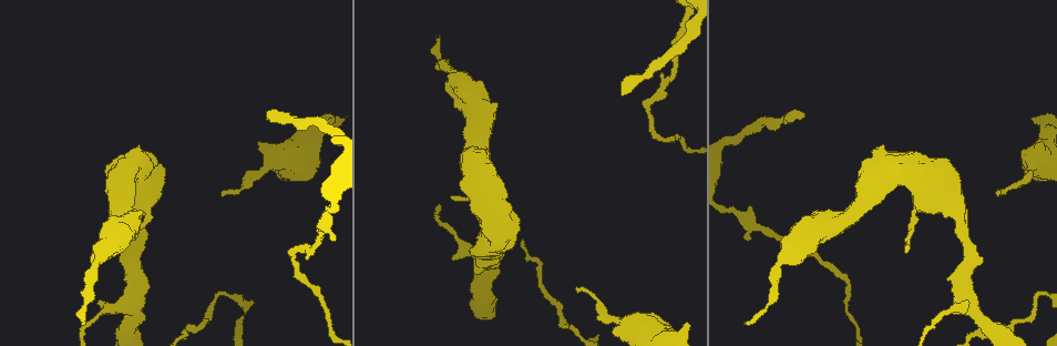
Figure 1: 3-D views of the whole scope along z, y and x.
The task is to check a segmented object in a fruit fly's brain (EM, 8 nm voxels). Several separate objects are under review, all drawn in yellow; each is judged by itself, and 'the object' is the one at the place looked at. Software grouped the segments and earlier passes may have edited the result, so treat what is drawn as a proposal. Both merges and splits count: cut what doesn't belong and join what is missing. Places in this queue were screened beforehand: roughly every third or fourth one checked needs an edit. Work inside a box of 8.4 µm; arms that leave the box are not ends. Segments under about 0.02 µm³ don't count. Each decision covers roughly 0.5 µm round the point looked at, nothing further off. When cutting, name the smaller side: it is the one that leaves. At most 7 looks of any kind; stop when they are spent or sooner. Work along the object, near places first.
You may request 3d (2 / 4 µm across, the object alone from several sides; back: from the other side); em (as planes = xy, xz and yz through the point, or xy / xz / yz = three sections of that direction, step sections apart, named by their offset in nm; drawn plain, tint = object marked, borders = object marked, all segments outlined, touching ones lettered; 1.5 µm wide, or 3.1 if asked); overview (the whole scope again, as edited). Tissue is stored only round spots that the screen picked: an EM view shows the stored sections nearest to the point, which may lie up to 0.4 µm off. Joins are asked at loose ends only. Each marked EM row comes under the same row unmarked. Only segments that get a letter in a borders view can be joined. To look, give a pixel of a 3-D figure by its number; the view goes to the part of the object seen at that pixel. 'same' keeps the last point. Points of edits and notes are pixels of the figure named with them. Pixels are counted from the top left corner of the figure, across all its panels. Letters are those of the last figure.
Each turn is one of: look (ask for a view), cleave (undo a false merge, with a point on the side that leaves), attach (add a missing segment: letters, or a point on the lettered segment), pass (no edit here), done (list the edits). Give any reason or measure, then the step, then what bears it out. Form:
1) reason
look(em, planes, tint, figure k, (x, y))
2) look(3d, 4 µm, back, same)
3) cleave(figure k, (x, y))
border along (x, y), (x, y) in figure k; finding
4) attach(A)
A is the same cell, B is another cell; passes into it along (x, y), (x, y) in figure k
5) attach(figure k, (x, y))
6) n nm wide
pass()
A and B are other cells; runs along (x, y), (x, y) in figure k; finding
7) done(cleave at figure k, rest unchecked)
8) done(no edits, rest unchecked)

branch stops here
look(em, xz, step 8, borders, figure 1, (745, 322))

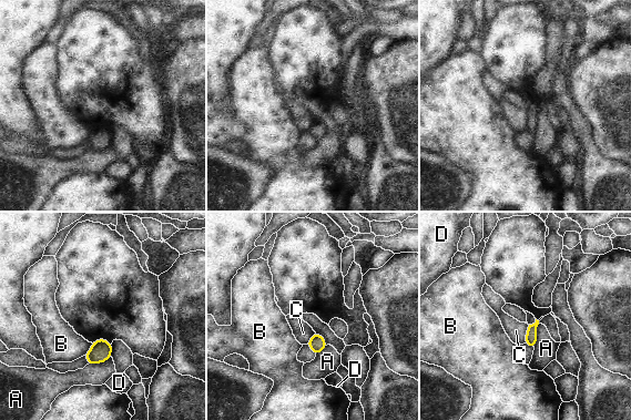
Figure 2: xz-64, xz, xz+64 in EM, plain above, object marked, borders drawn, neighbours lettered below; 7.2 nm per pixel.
pass()
A, B, C and D are other cells; border along (527, 324), (525, 342) in figure 2; no lettered segment goes on from it

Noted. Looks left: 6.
an open end
look(em, xy, step 8, borders, figure 1, (268, 115))

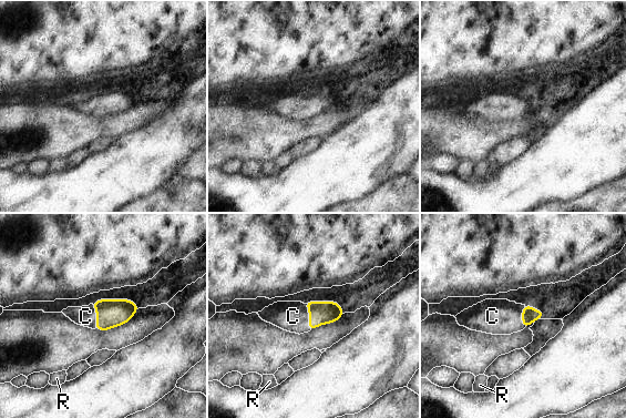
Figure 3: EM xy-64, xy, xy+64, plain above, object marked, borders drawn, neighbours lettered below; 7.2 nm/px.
attach(C)
C is the same cell, R is another cell; it goes on there

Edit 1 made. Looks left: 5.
abrupt turn
look(3d, 4 µm, figure 1, (574, 326))

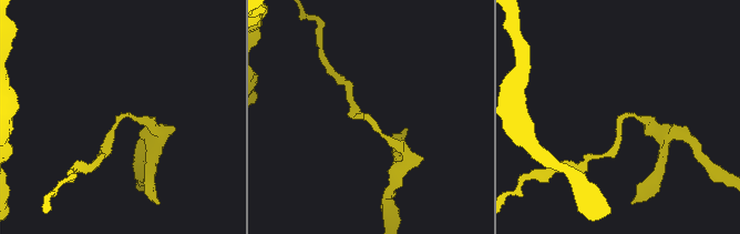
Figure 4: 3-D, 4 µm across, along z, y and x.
look(em, xy, step 8, tint, figure 4, (121, 114))

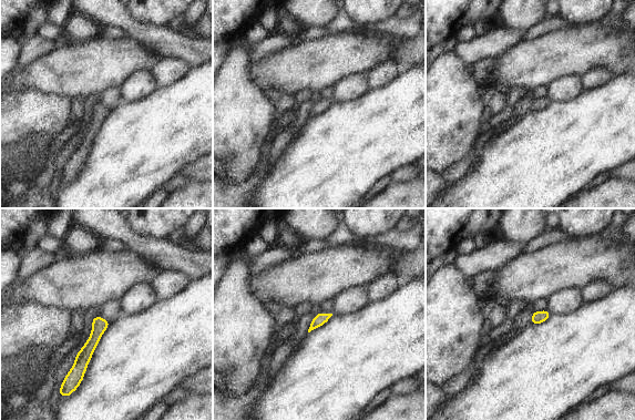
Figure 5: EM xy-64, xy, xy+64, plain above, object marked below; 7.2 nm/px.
look(em, xy, step 8, borders, same)

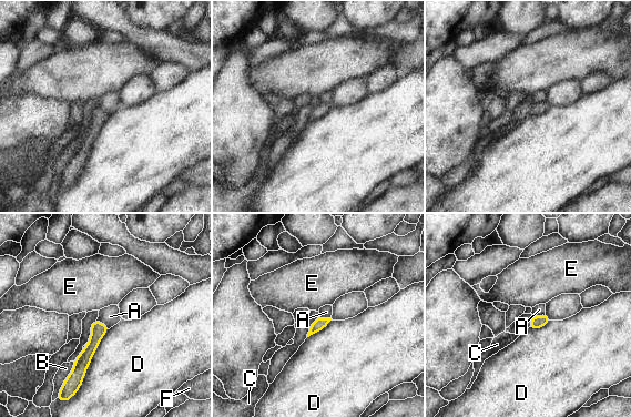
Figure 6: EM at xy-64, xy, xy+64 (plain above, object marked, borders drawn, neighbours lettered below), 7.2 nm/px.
pass()
A, B, C, D, E and F are other cells; all the same neuron

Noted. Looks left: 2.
done(attach at figure 3, rest unchecked)

